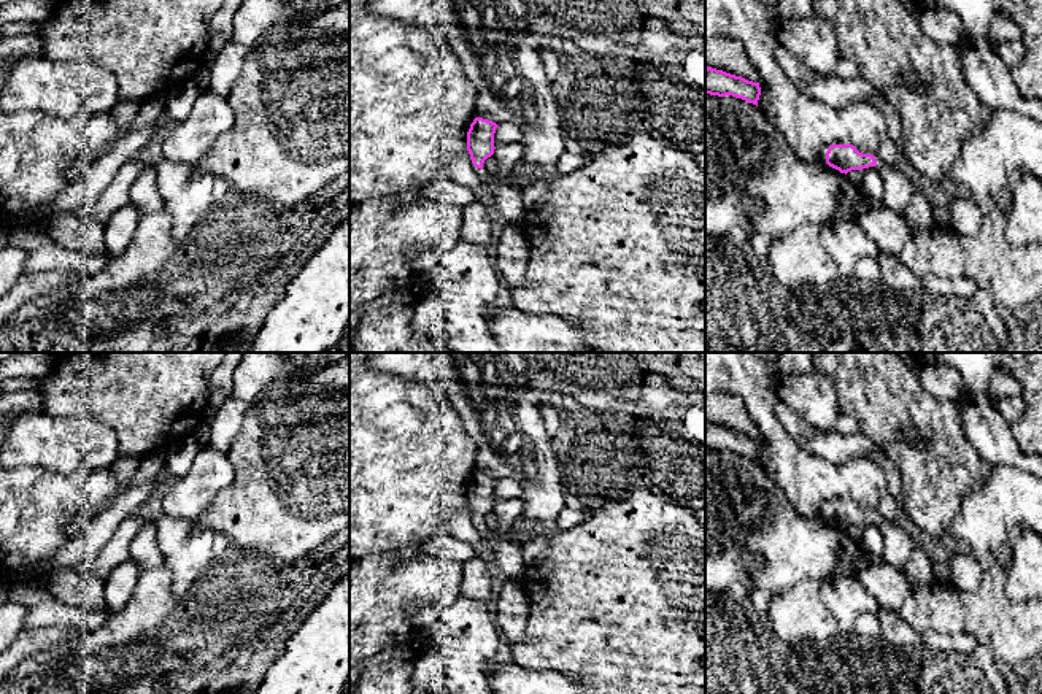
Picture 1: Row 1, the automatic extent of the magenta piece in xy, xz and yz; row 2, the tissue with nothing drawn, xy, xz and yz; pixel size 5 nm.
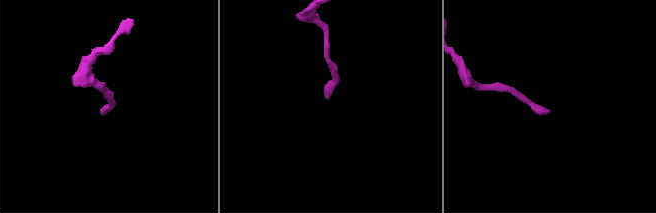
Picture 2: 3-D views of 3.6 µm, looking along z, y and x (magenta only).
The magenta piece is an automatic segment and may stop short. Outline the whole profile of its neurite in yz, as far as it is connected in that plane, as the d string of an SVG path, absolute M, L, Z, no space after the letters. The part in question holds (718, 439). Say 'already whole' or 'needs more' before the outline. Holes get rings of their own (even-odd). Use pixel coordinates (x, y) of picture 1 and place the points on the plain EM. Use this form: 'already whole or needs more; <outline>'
already whole; M707 422L705 449L718 453L732 451L758 462L761 443L759 438Z

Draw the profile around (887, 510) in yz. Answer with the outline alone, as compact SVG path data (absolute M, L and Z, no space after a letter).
M891 494L885 495L883 500L880 502L875 516L886 519L890 522L896 522L897 521L897 505L896 500Z

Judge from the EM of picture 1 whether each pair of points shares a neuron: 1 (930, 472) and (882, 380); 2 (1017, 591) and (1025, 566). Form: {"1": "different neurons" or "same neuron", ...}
{"1": "same neuron", "2": "same neuron"}

